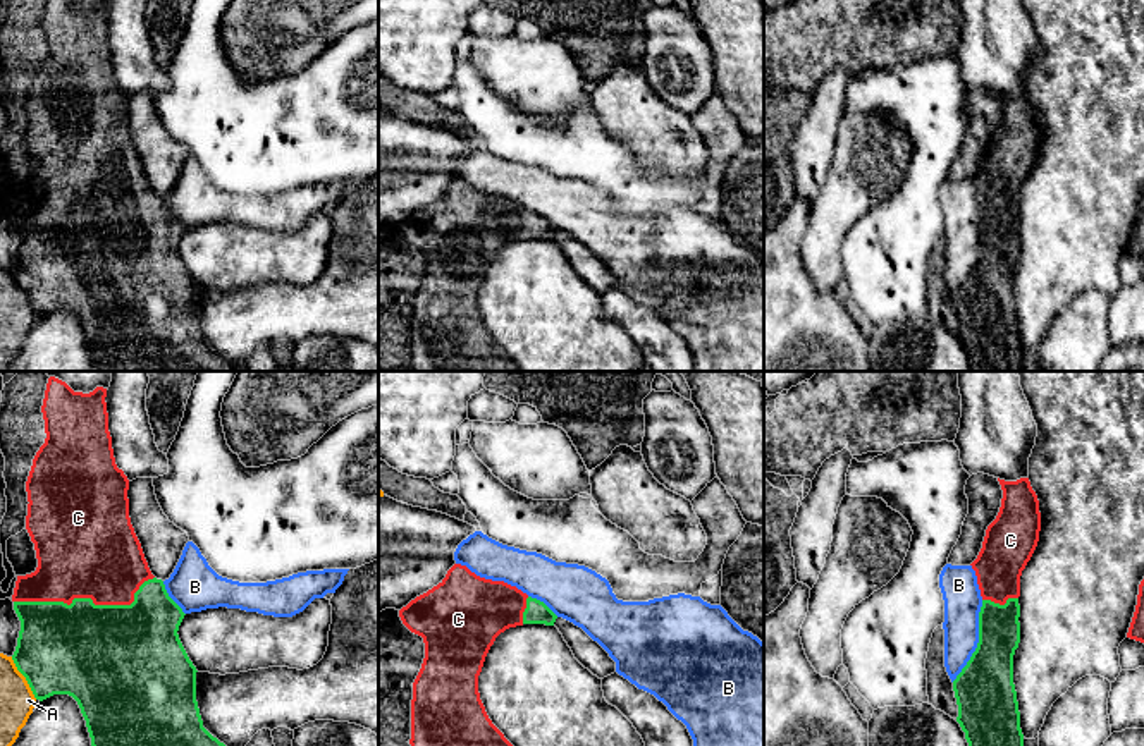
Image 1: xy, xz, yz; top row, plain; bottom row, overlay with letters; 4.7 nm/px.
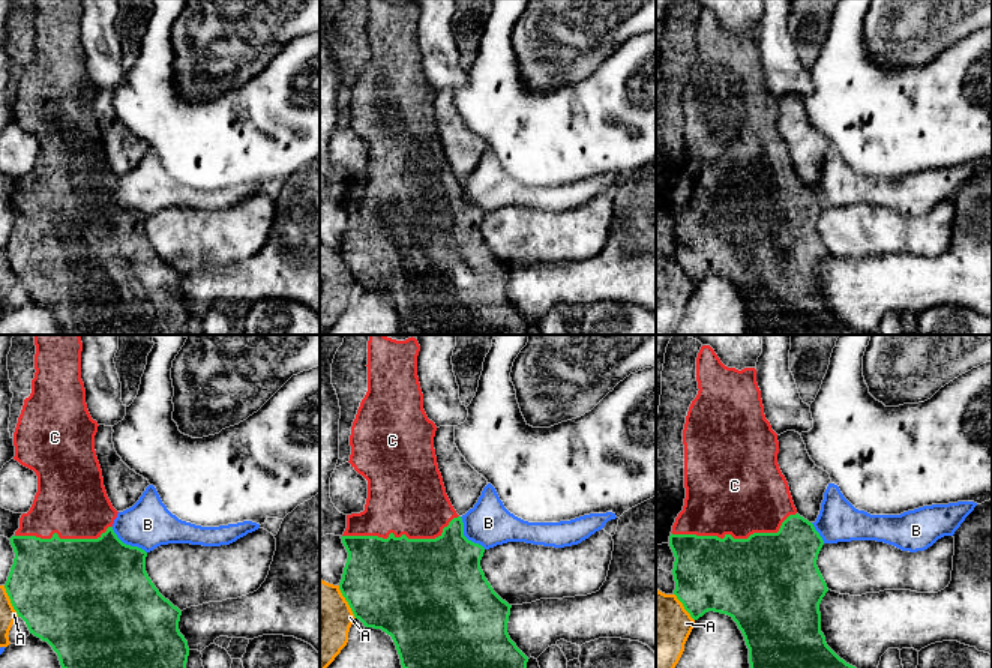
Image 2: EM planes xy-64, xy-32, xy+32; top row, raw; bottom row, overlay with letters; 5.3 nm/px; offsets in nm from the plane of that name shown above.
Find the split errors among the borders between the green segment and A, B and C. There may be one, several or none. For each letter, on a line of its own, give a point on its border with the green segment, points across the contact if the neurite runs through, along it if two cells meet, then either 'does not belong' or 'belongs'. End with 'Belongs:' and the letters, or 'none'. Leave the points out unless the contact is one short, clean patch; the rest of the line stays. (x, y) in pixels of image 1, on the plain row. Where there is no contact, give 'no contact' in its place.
A: xy (24, 291) | along xy (11, 272), (36, 313) | does not belong
B: yz (979, 256) | does not belong
C: xy (86, 214) | belongs
Belongs: C

